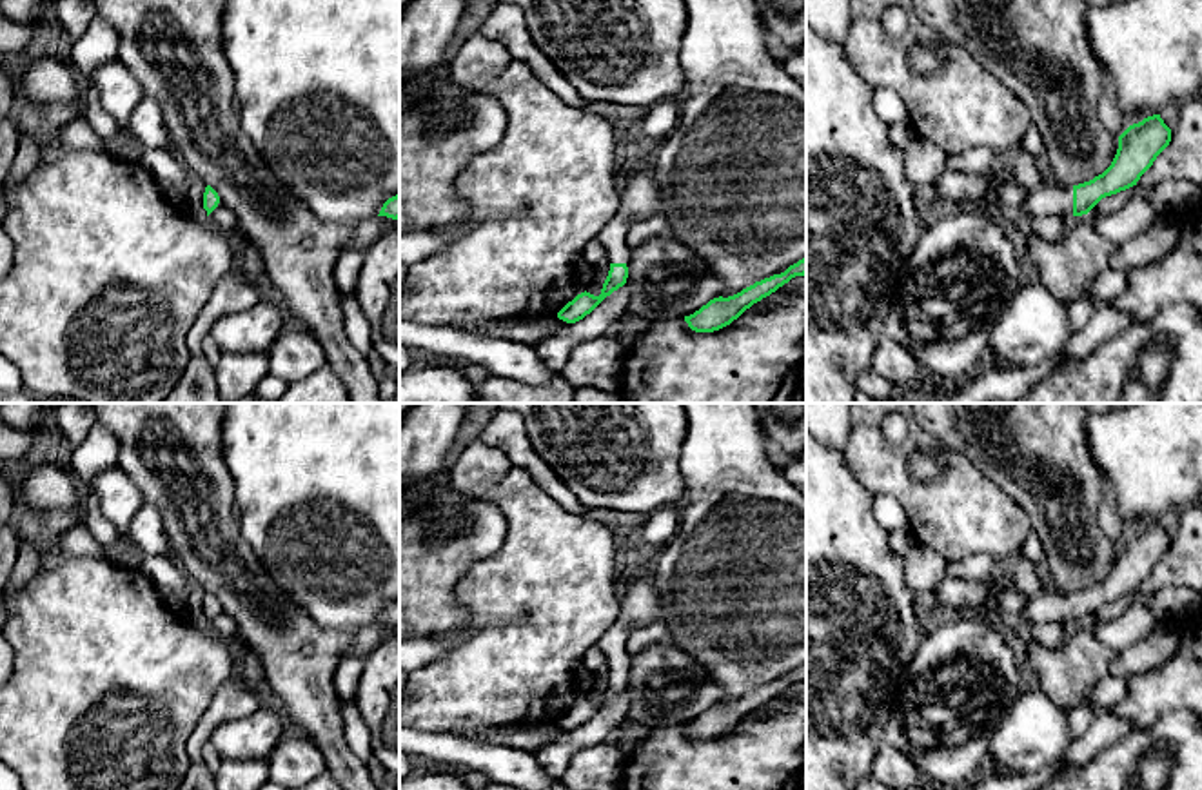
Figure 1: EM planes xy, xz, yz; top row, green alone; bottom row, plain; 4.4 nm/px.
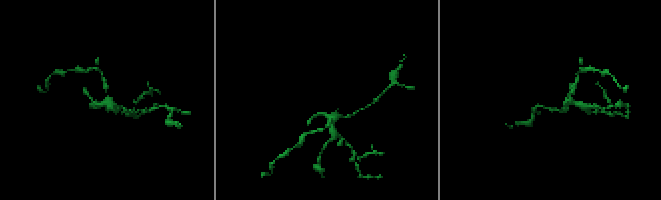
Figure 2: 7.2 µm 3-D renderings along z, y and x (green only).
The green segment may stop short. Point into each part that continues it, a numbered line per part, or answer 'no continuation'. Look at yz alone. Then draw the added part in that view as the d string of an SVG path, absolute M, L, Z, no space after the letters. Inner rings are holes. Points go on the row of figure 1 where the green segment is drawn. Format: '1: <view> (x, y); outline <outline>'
1: yz (1050, 197); outline M1042 176L1040 185L1030 193L1024 212L1040 218L1053 212L1073 216L1073 185L1062 187L1055 178Z

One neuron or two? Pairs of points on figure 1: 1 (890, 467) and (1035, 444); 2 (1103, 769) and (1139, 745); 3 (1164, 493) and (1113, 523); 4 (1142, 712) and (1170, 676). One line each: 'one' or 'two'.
1: two
2: one
3: two
4: one

